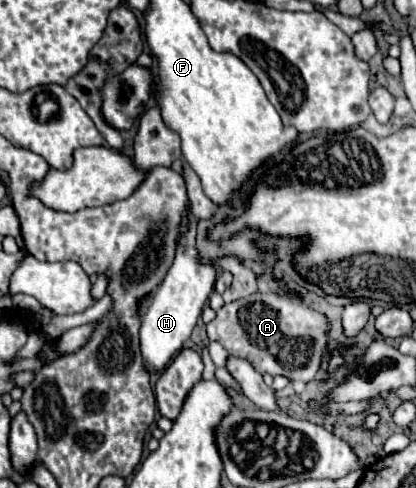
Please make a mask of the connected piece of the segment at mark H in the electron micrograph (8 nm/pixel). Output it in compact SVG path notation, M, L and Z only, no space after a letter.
M189 211L187 215L187 229L179 239L177 245L177 255L175 261L165 277L165 281L159 285L155 291L147 313L143 317L141 325L141 353L145 357L145 367L153 371L161 371L185 345L189 339L201 309L209 295L213 293L217 269L211 263L201 263L199 261L199 251L197 251L197 223L199 219Z

